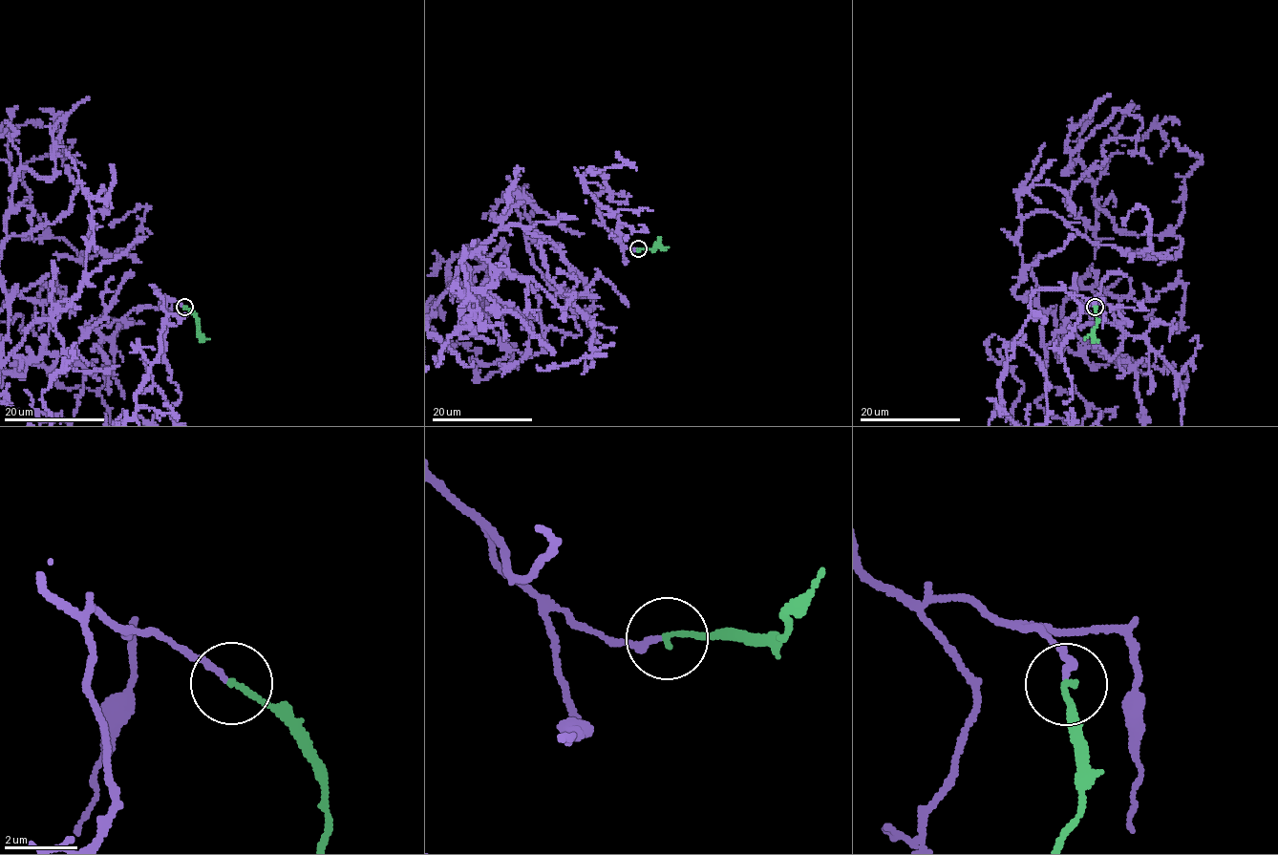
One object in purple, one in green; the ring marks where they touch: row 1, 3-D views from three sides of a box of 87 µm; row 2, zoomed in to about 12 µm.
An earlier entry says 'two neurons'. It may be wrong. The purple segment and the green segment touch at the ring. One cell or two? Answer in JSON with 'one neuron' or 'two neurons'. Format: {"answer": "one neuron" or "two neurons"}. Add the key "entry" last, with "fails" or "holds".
{"answer": "one neuron", "entry": "fails"}

